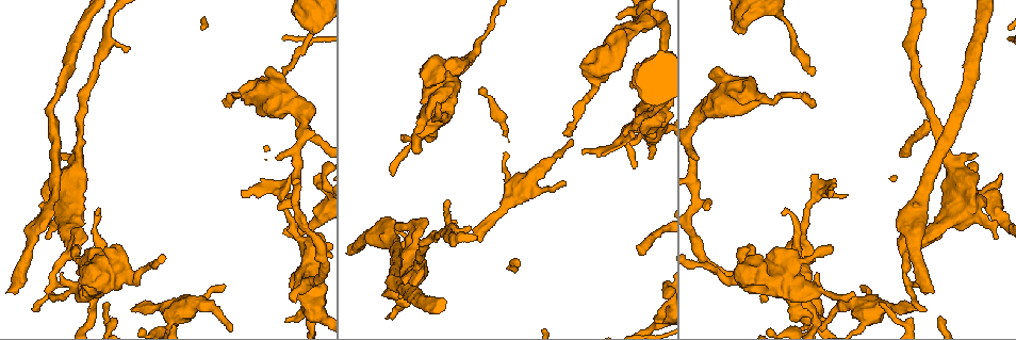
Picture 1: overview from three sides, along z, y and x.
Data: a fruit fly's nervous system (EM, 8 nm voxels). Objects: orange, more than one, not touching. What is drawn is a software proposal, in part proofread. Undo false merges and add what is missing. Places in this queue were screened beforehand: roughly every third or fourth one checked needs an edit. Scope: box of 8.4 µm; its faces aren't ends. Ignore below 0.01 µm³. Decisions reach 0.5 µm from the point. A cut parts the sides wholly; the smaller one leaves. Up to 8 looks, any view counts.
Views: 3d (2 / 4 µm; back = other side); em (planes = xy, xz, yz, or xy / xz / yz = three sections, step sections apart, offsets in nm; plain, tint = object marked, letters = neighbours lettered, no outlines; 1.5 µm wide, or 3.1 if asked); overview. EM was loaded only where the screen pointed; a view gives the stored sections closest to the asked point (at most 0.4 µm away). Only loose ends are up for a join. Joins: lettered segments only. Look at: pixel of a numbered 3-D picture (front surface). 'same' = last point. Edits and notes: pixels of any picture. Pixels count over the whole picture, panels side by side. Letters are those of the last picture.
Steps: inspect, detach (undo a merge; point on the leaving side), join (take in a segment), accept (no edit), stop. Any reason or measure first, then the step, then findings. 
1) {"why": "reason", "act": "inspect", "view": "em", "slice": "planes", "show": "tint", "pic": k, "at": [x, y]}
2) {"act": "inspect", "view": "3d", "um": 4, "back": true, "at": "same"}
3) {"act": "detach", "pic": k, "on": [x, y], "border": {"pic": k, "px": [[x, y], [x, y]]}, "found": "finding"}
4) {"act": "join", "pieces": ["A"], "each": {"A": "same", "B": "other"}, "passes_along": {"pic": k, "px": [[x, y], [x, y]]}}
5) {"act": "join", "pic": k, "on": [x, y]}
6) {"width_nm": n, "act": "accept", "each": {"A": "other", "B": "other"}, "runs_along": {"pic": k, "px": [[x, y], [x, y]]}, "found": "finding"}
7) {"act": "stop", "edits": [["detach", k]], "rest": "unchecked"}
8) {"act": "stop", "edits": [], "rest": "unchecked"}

{"why": "end of a long branch", "act": "inspect", "view": "em", "slice": "xy", "step": 8, "show": "letters", "pic": 1, "at": [640, 252]}

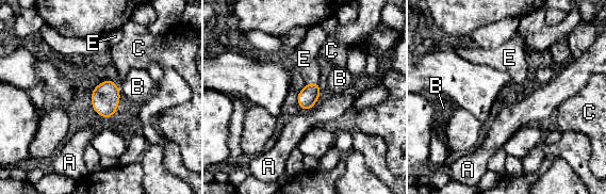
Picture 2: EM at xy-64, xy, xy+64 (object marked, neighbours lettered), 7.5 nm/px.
{"act": "inspect", "view": "em", "slice": "planes", "show": "letters", "at": "same"}

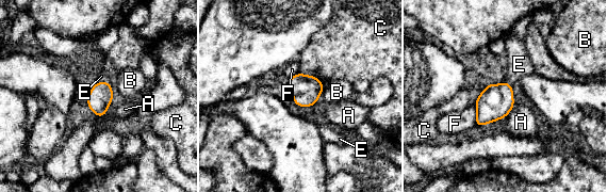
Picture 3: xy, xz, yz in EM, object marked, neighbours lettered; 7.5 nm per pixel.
{"width_nm": 180, "act": "join", "pieces": ["E"], "each": {"A": "other", "B": "other", "C": "other", "E": "same", "F": "other"}, "passes_along": {"pic": 3, "px": [[100, 97], [102, 82], [101, 76]]}, "found": "the neuron continues"}

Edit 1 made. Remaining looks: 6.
{"why": "redraw", "act": "inspect", "view": "overview"}

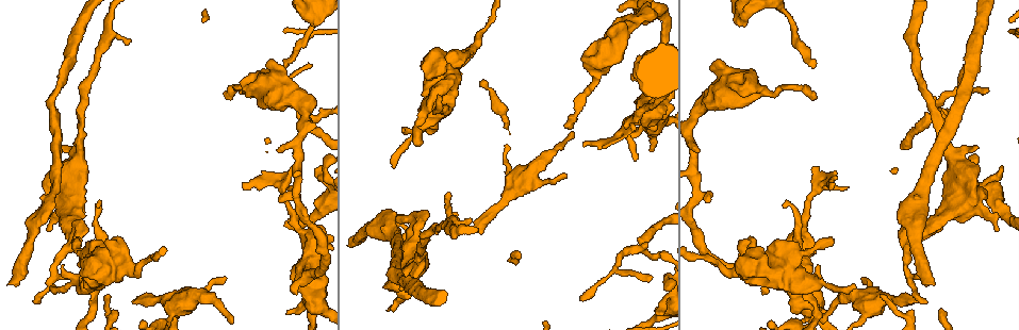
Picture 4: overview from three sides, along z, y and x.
{"why": "tapers out", "act": "inspect", "view": "3d", "um": 4, "pic": 4, "at": [471, 218]}

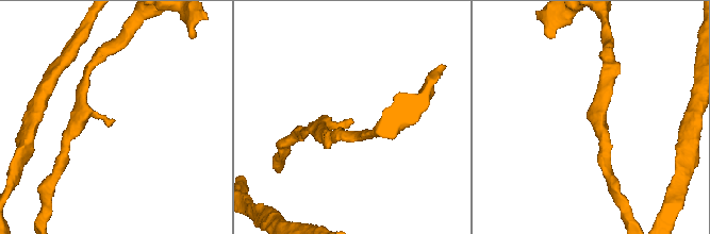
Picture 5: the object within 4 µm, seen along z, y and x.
{"act": "inspect", "view": "em", "slice": "xy", "step": 8, "show": "letters", "pic": 5, "at": [351, 120]}

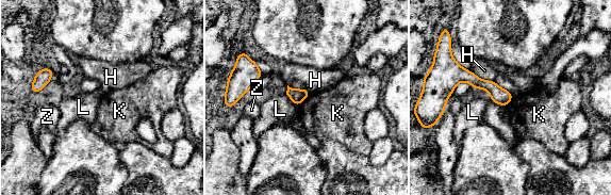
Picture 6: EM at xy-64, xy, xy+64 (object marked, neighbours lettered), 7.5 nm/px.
{"why": "another direction", "act": "inspect", "view": "em", "slice": "planes", "show": "letters", "at": "same"}

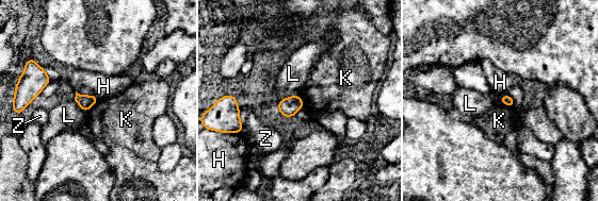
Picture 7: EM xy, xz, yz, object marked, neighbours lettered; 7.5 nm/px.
{"longest_contact_nm": ["L", 170], "act": "accept", "each": {"H": "other", "K": "other", "L": "other", "Z": "other"}, "border": {"pic": 7, "px": [[498, 99], [502, 103], [514, 107]]}, "found": "no lettered segment goes on from it"}

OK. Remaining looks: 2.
{"why": "branch stops here", "act": "inspect", "view": "em", "slice": "yz", "step": 4, "show": "letters", "pic": 4, "at": [914, 300]}

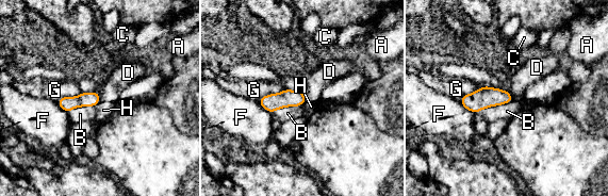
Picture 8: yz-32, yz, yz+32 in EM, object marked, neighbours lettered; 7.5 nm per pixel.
{"why": "another direction", "act": "inspect", "view": "em", "slice": "planes", "show": "letters", "at": "same"}

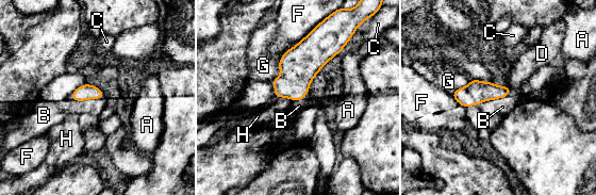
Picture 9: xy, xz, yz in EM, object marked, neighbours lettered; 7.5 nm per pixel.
{"act": "accept", "each": {"A": "other", "B": "other", "C": "other", "D": "other", "F": "other", "G": "other", "H": "other"}, "border": {"pic": 9, "px": [[104, 97], [83, 100], [68, 98]]}, "found": "no lettered segment goes on from it"}

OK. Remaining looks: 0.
{"act": "stop", "edits": [["join", 3]], "rest": "unchecked"}

